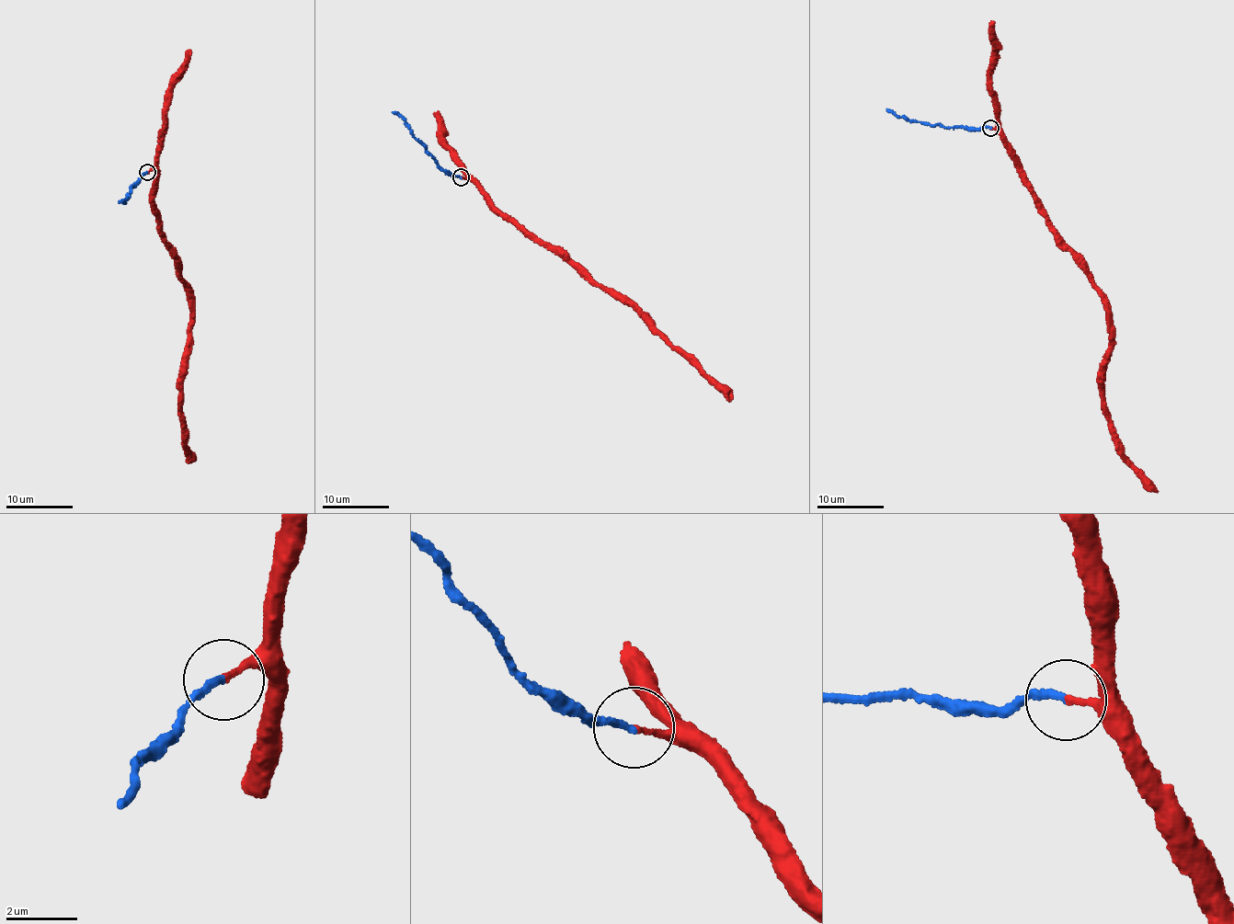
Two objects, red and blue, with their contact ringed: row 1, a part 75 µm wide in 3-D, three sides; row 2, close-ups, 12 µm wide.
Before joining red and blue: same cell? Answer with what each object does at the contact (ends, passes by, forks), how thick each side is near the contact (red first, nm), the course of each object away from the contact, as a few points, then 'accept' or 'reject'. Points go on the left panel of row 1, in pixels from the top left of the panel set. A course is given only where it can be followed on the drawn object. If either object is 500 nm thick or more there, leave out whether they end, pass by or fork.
red ends; blue ends; calibres 160 and 190 nm; course red (147, 172), (155, 172), (153, 200), (160, 234), (191, 312), (189, 346), (181, 371), (181, 418), (188, 461); course blue (147, 172), (131, 189), (126, 202), (119, 201); accept

